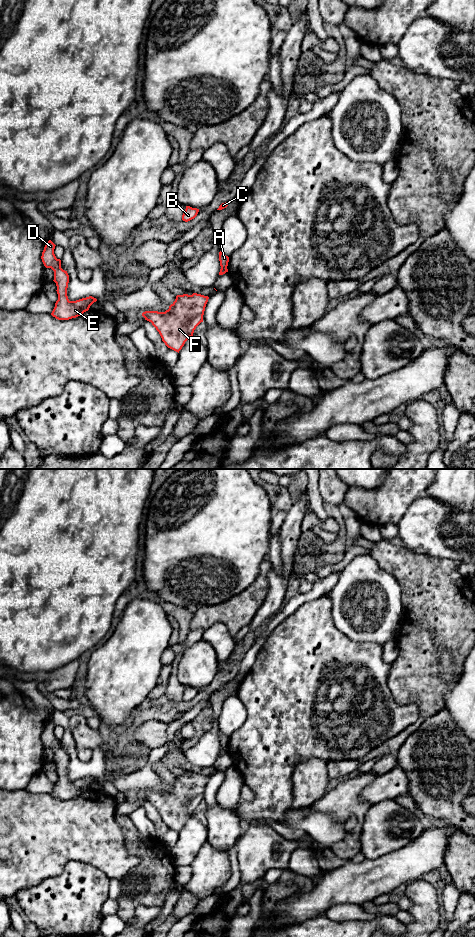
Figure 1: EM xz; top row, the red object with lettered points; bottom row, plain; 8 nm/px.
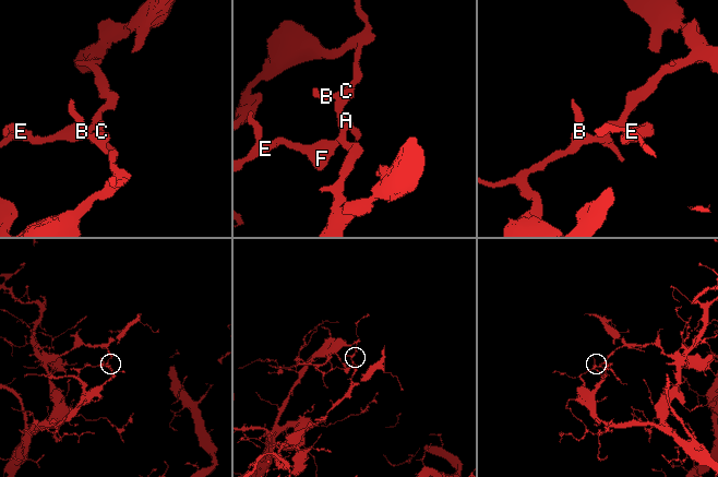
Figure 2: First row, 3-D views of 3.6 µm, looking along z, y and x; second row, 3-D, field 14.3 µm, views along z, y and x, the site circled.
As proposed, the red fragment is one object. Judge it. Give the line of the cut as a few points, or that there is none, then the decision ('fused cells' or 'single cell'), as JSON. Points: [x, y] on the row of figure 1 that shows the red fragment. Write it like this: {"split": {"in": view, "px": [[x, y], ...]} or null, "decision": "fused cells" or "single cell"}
{"split": {"in": "xz", "px": [[221, 266], [226, 267]]}, "decision": "fused cells"}

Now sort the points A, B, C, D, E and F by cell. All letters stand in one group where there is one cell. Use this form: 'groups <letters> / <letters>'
groups A B C / D E F

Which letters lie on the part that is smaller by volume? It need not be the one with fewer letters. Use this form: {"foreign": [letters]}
{"foreign": ["D", "E", "F"]}

